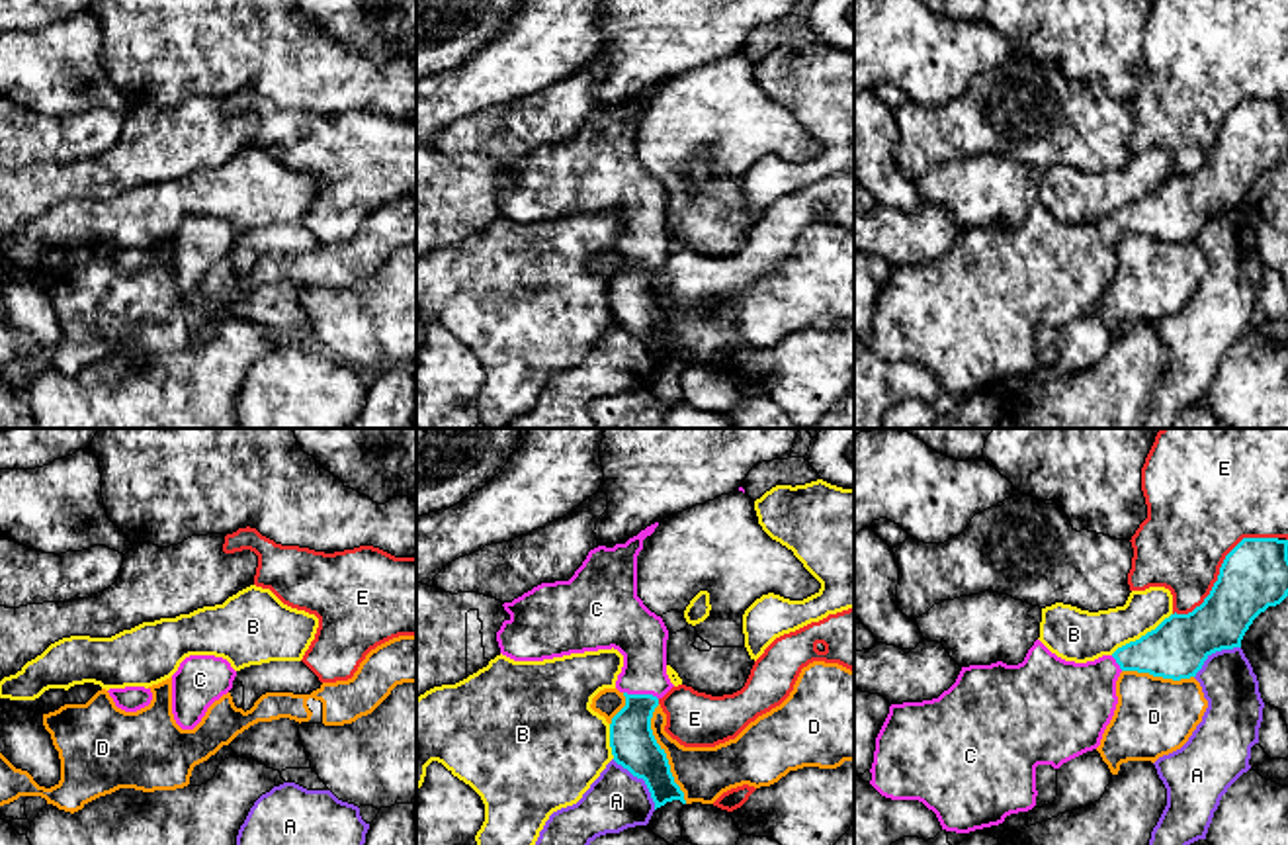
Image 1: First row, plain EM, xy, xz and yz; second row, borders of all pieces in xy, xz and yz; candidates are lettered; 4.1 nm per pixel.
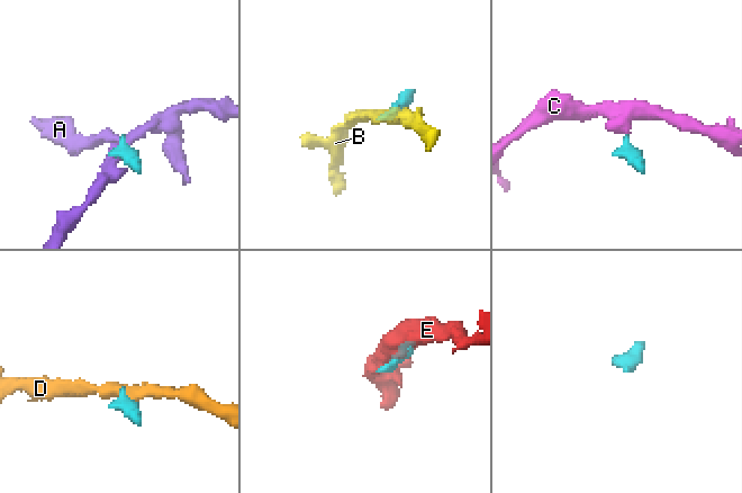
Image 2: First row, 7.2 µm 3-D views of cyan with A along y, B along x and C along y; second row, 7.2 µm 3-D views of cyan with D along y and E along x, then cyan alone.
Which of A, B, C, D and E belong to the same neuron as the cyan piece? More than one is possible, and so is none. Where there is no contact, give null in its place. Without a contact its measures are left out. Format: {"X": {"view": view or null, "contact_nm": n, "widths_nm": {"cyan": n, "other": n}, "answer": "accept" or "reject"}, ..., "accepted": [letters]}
{"A": {"view": "xz", "contact_nm": 280, "widths_nm": {"cyan": 190, "other": 240}, "answer": "reject"}, "B": {"view": "yz", "contact_nm": 300, "widths_nm": {"cyan": 240, "other": 220}, "answer": "reject"}, "C": {"view": "xz", "contact_nm": 150, "widths_nm": {"cyan": 190, "other": 220}, "answer": "accept"}, "D": {"view": "xz", "contact_nm": 420, "widths_nm": {"cyan": 190, "other": 220}, "answer": "reject"}, "E": {"view": "yz", "contact_nm": 550, "widths_nm": {"cyan": 280, "other": 420}, "answer": "reject"}, "accepted": ["C"]}

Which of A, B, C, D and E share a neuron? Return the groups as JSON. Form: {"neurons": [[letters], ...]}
{"neurons": [["A"], ["B"], ["C"], ["D"], ["E"]]}

